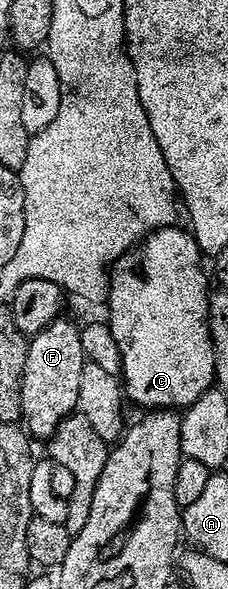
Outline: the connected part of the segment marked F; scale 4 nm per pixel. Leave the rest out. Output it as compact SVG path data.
M67 317L56 319L29 338L26 369L22 369L20 413L23 426L33 440L47 440L63 419L77 410L78 384L82 382L85 362L80 327L72 324Z

